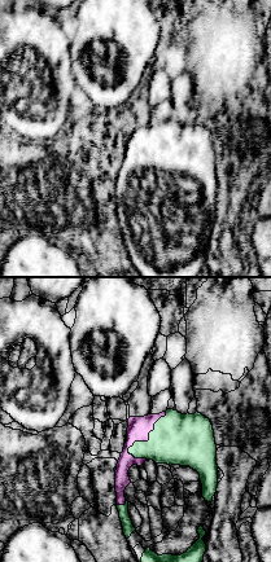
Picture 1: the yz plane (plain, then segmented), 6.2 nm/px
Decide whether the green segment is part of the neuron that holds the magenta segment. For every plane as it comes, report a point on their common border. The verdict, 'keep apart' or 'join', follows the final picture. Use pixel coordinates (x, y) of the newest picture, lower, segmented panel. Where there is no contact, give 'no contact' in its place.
contact (148, 438)

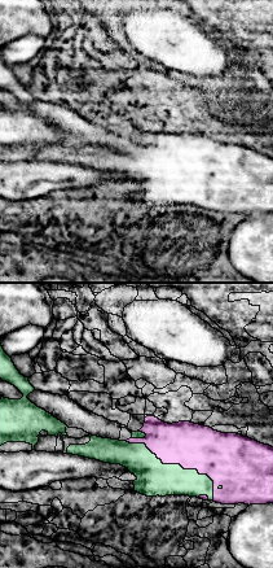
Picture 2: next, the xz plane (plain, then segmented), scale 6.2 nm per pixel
contact (177, 463)

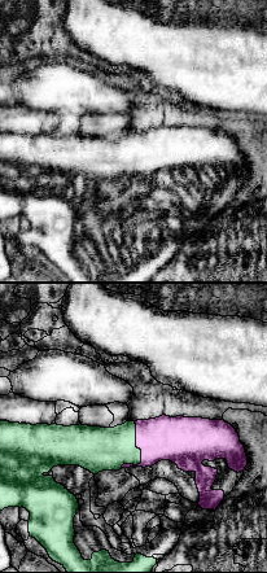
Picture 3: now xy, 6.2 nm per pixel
contact (141, 451)

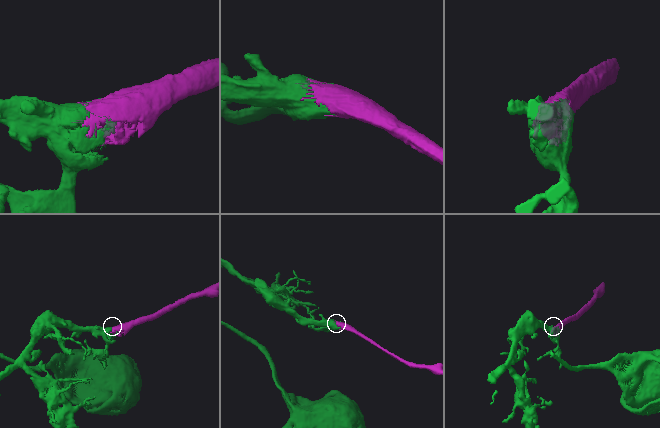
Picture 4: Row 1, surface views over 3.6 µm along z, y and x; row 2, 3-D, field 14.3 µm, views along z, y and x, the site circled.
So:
join

